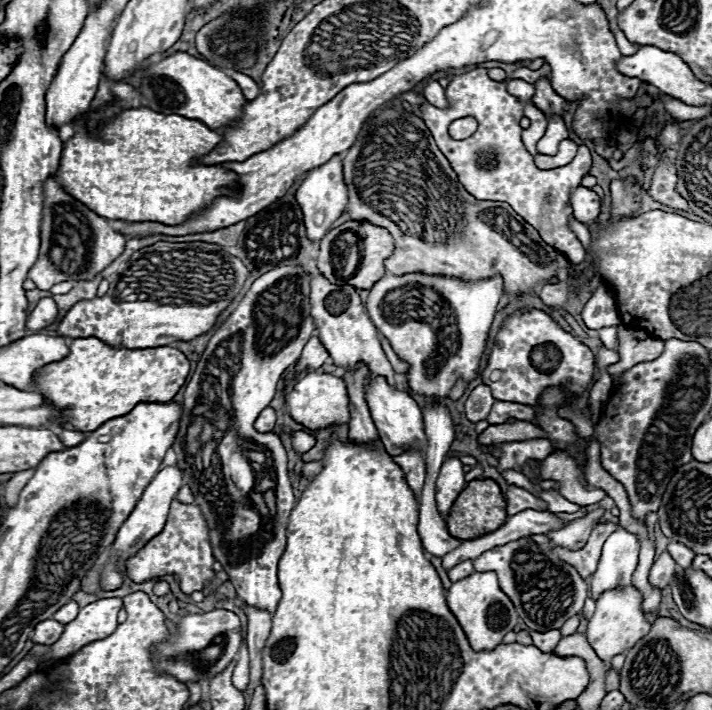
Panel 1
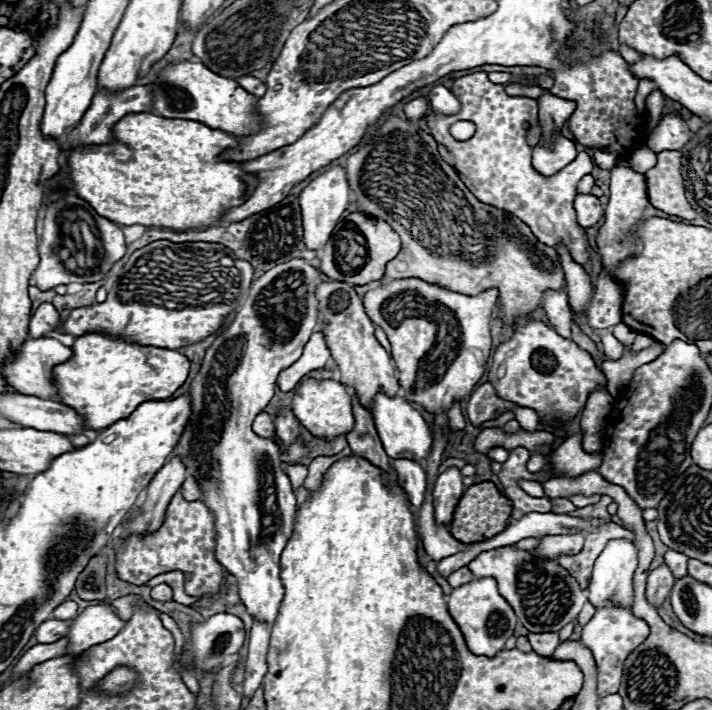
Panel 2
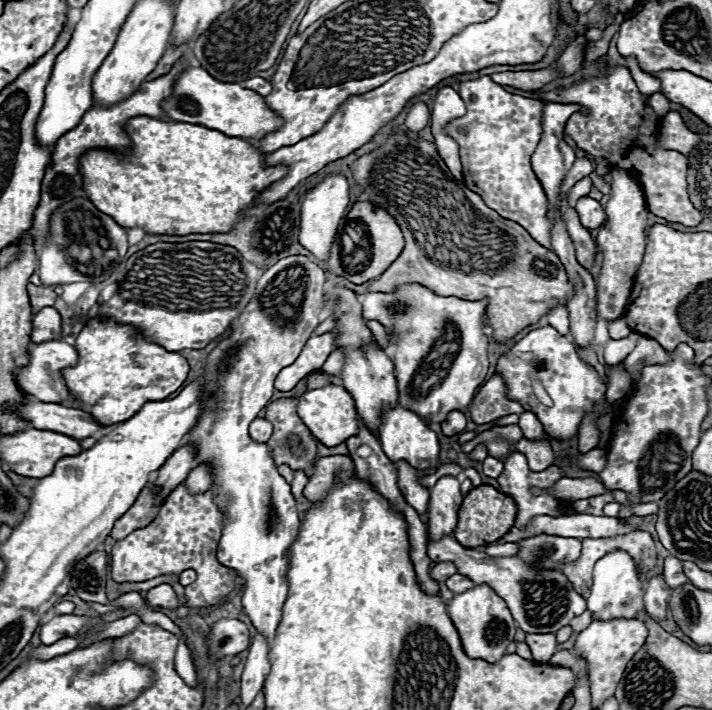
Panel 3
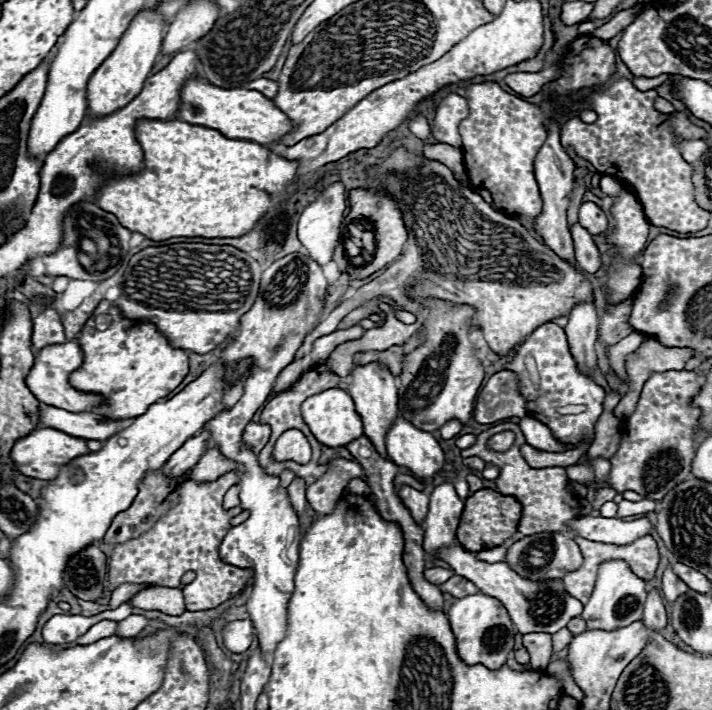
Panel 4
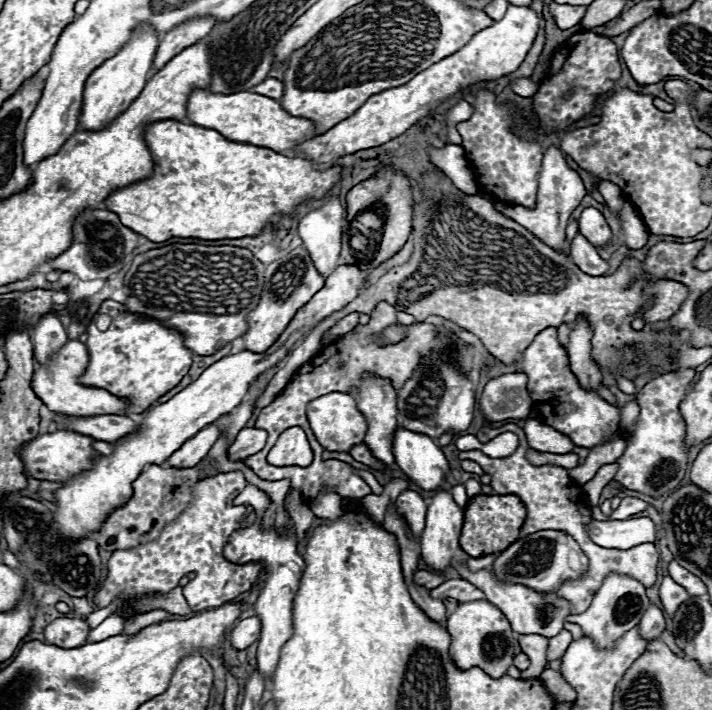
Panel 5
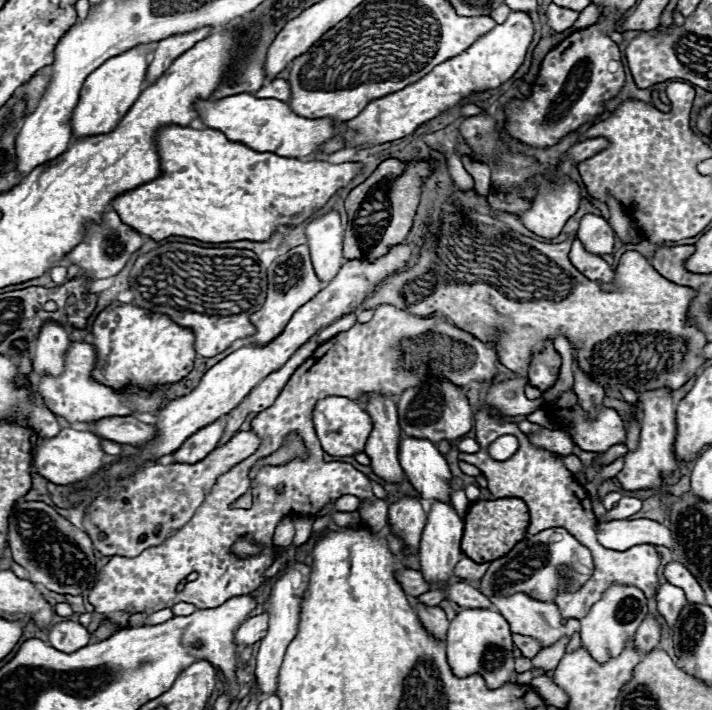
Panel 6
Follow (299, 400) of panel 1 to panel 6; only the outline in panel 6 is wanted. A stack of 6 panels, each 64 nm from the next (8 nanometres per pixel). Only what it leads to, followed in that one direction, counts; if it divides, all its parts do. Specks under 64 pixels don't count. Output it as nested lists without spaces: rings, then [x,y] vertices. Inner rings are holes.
[[[328,396],[314,406],[314,426],[324,452],[330,456],[356,456],[358,452],[364,452],[366,440],[374,428],[368,412],[362,410],[360,404],[338,396]]]

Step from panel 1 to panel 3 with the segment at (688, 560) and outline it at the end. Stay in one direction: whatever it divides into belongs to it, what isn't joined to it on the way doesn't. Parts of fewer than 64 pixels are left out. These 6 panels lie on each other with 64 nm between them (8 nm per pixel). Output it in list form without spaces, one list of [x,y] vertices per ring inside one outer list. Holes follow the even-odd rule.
[[[678,558],[664,560],[664,580],[670,590],[676,590],[678,586],[686,584],[686,576],[682,574],[682,560]]]

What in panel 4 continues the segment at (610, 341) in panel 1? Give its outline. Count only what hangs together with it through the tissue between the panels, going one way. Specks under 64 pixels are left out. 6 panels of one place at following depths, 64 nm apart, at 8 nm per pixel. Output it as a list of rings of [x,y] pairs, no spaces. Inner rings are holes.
[[[632,334],[630,338],[626,338],[626,340],[622,340],[622,342],[614,344],[614,346],[610,346],[610,350],[608,350],[610,366],[614,368],[616,376],[618,376],[622,382],[626,382],[626,384],[628,384],[628,376],[626,376],[626,372],[624,372],[624,358],[626,358],[630,352],[634,352],[638,346],[640,346],[640,336],[638,336],[638,334]]]

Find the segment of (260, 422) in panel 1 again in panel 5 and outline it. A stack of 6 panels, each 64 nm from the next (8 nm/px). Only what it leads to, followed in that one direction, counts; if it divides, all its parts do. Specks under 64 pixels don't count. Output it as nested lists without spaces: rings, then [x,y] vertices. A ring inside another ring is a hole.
[[[242,428],[230,448],[226,450],[226,460],[242,462],[244,458],[256,454],[266,444],[266,432],[258,428]]]

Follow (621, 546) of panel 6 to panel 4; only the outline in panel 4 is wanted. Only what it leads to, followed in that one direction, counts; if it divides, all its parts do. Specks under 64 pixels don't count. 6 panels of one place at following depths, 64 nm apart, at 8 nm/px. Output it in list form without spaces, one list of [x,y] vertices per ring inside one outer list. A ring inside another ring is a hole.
[[[582,516],[582,518],[574,520],[570,526],[584,538],[590,538],[590,540],[602,542],[602,544],[616,544],[616,546],[632,544],[638,538],[648,536],[652,530],[652,524],[648,518],[638,518],[632,522],[626,522],[620,518]]]

